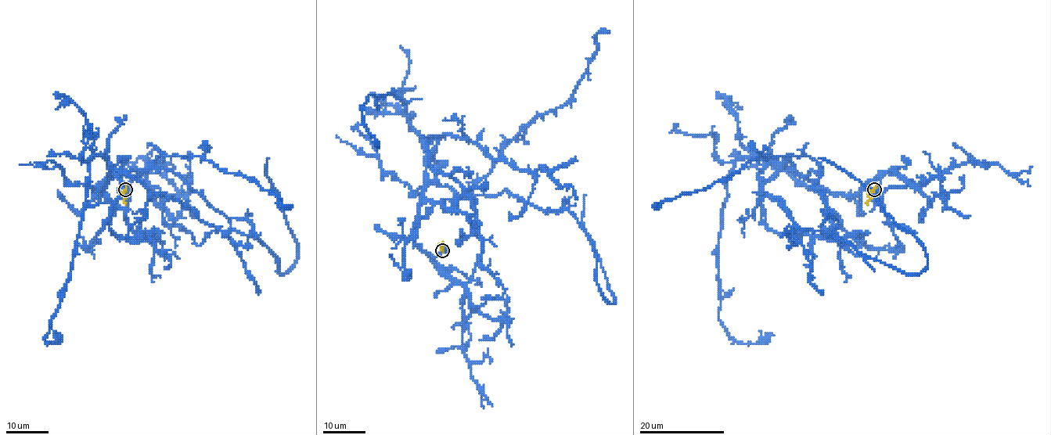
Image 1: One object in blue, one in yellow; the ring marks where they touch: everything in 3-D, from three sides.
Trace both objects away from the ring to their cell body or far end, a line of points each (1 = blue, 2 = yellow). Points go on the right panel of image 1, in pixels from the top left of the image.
1: (874, 189), (881, 177), (853, 195), (808, 177), (819, 169), (834, 236), (919, 274), (918, 239), (819, 157)
2: (874, 189), (868, 193), (869, 201), (865, 203)

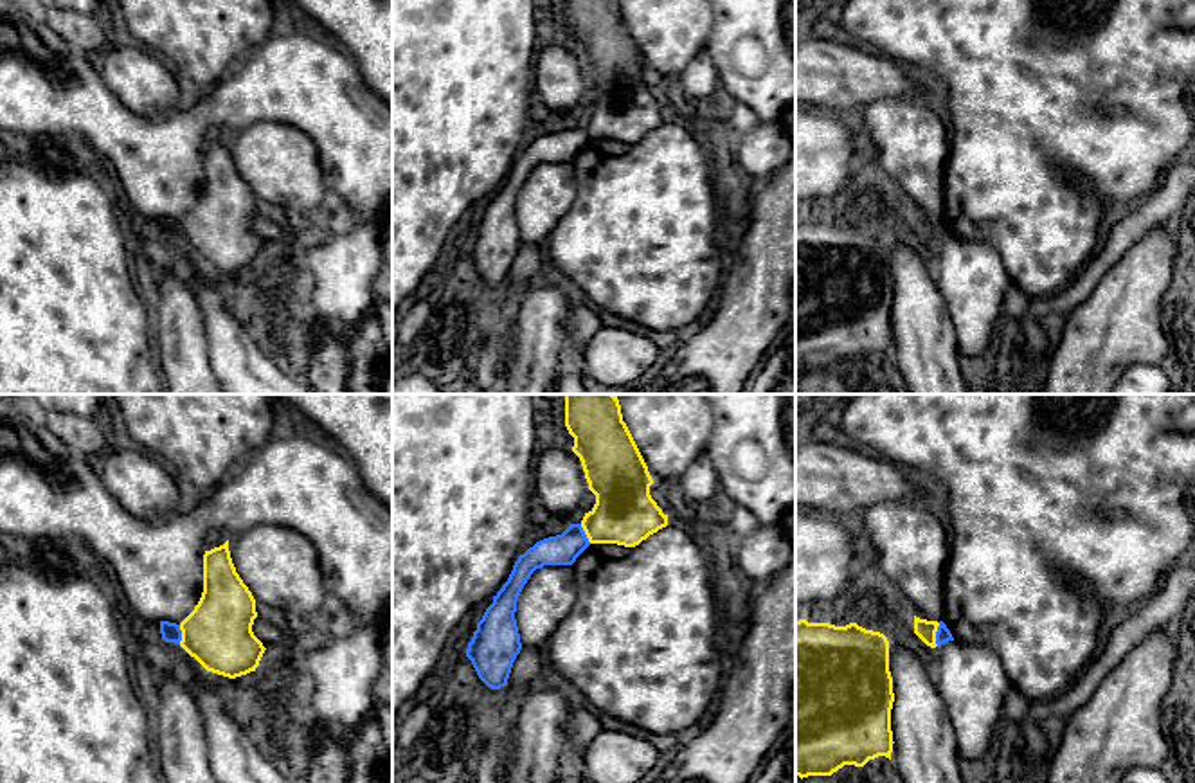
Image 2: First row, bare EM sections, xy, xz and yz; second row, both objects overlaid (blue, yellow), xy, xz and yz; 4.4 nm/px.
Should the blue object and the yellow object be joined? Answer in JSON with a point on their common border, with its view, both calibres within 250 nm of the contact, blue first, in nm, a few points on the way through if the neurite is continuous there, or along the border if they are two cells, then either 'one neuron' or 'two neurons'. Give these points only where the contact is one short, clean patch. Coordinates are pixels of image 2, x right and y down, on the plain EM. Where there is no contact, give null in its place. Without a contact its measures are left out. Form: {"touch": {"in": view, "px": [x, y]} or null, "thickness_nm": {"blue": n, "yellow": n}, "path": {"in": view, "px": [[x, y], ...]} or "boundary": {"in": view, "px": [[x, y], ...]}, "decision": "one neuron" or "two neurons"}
{"touch": {"in": "yz", "px": [936, 231]}, "thickness_nm": {"blue": 70, "yellow": 90}, "boundary": {"in": "yz", "px": [[940, 220], [936, 242]]}, "decision": "two neurons"}

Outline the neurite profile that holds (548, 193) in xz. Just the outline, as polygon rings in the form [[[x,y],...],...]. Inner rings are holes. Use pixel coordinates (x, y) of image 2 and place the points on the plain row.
[[[574,162],[536,166],[517,198],[515,216],[522,245],[542,247],[574,198]]]

